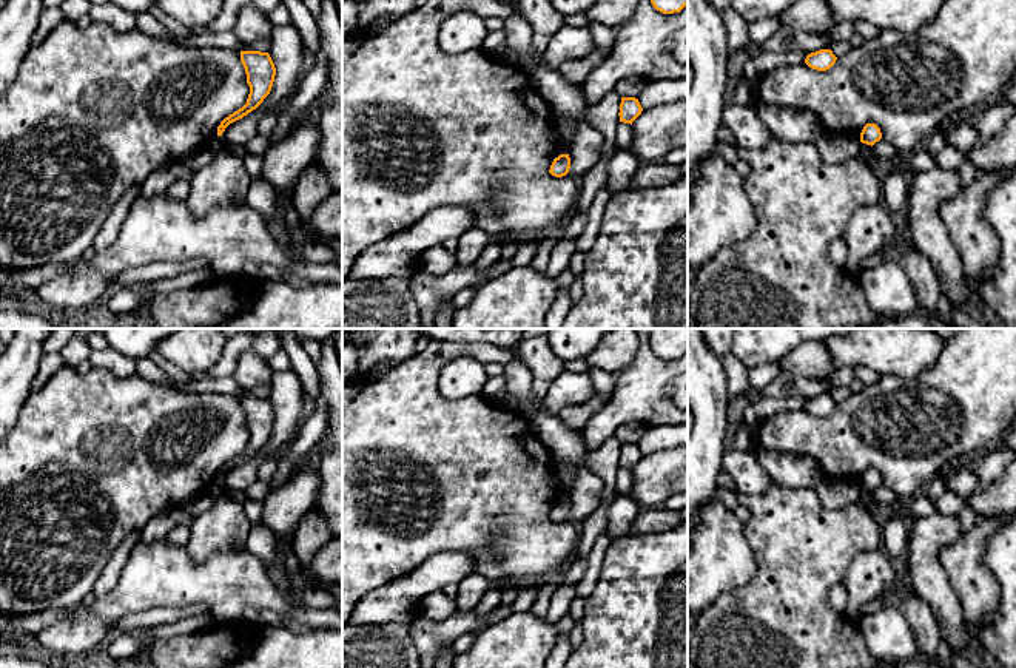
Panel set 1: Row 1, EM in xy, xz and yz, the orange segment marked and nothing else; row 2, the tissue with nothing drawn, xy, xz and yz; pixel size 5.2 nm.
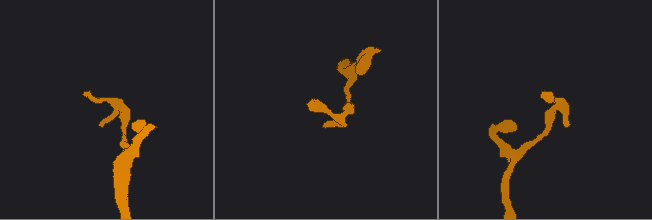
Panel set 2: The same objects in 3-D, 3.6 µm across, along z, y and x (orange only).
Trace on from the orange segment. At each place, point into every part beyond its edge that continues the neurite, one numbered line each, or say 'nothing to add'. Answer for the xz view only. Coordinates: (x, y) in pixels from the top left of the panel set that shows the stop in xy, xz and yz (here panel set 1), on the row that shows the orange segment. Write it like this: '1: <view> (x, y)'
nothing to add

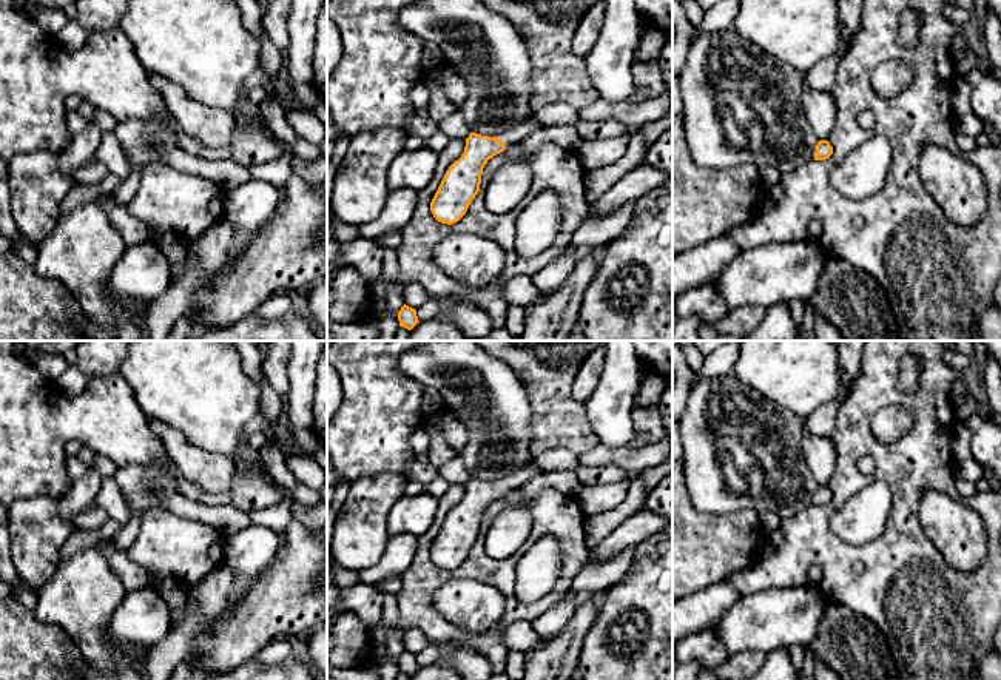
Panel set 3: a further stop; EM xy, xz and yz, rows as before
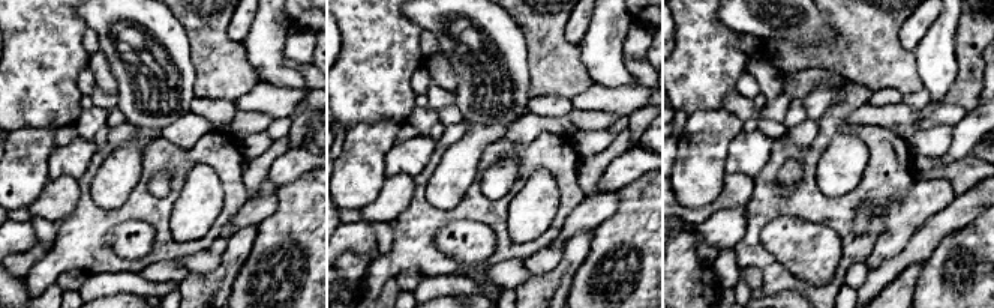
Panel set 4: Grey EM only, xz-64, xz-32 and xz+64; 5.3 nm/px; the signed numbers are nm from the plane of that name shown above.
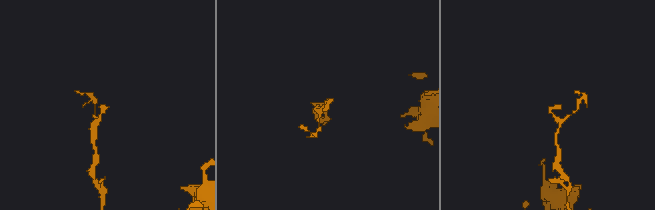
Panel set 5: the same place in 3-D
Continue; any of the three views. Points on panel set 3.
1: xz (512, 136)

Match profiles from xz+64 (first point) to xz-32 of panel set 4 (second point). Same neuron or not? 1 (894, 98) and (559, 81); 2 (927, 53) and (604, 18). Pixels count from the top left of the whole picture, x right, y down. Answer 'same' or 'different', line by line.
1: different
2: same

